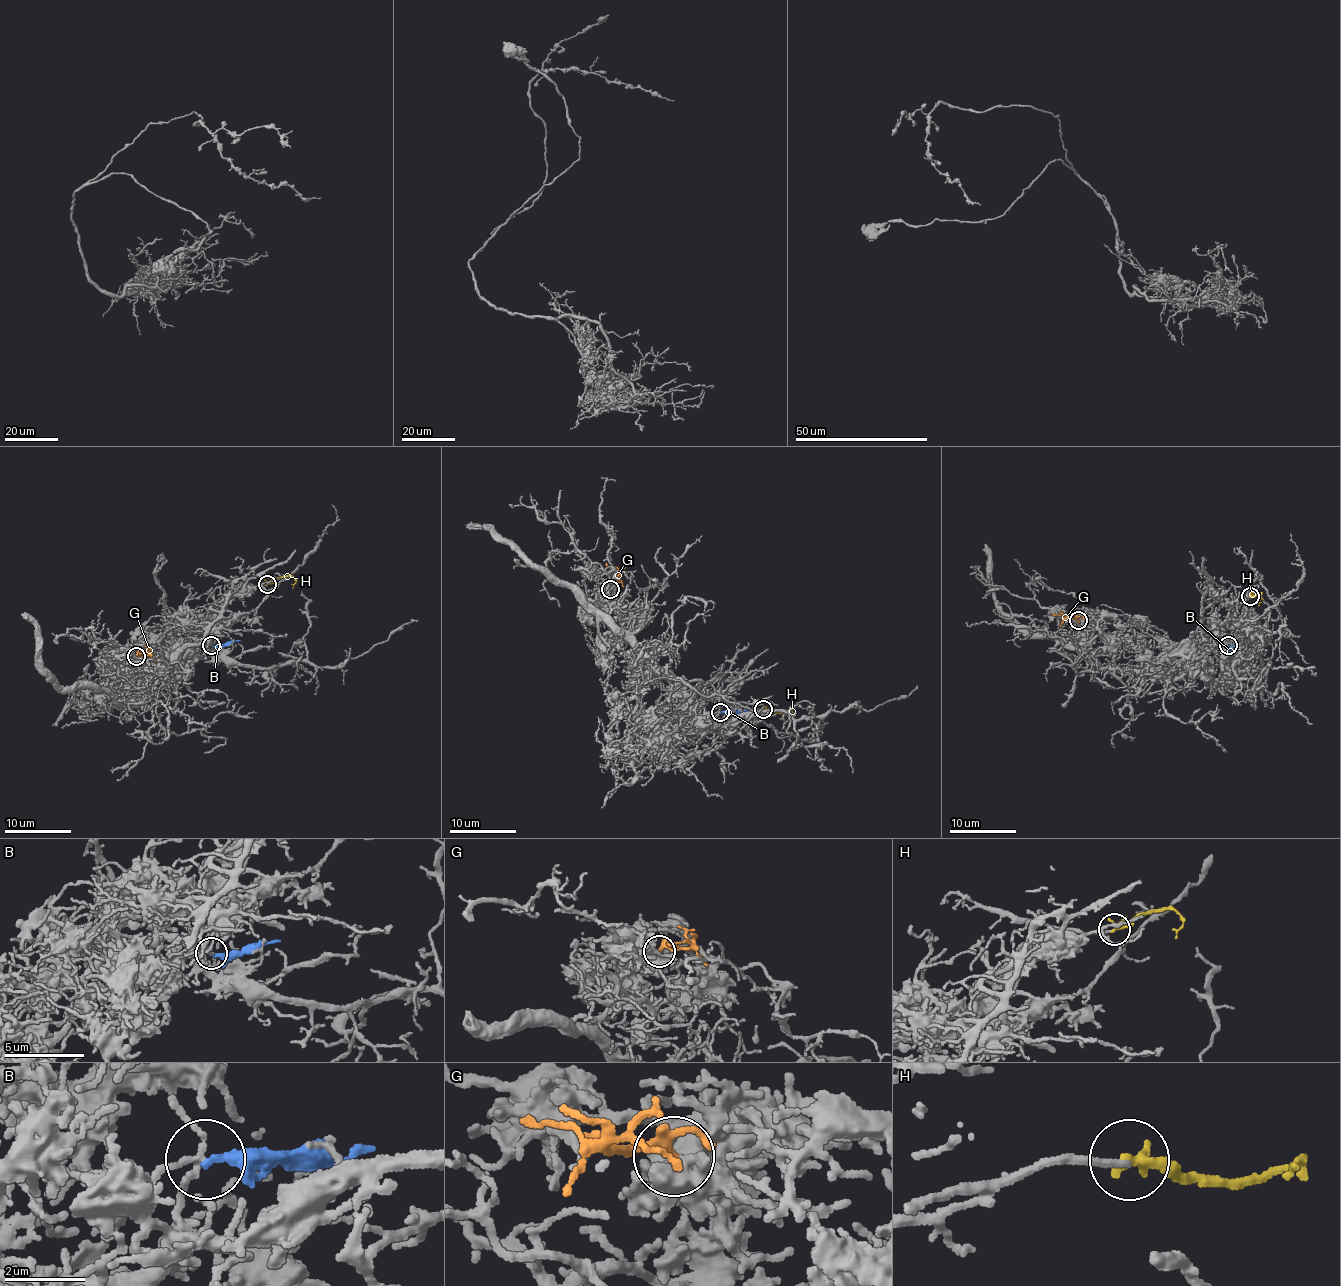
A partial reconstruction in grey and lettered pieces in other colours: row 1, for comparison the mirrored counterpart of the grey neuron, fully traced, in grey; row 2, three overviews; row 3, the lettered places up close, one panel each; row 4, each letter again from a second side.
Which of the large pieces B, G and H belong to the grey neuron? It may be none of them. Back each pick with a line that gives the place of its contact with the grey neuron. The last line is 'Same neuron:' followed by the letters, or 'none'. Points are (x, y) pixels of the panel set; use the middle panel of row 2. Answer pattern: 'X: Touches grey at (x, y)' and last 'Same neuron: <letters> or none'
G: Touches grey at (610, 589)
H: Touches grey at (763, 709)
Same neuron: G, H

